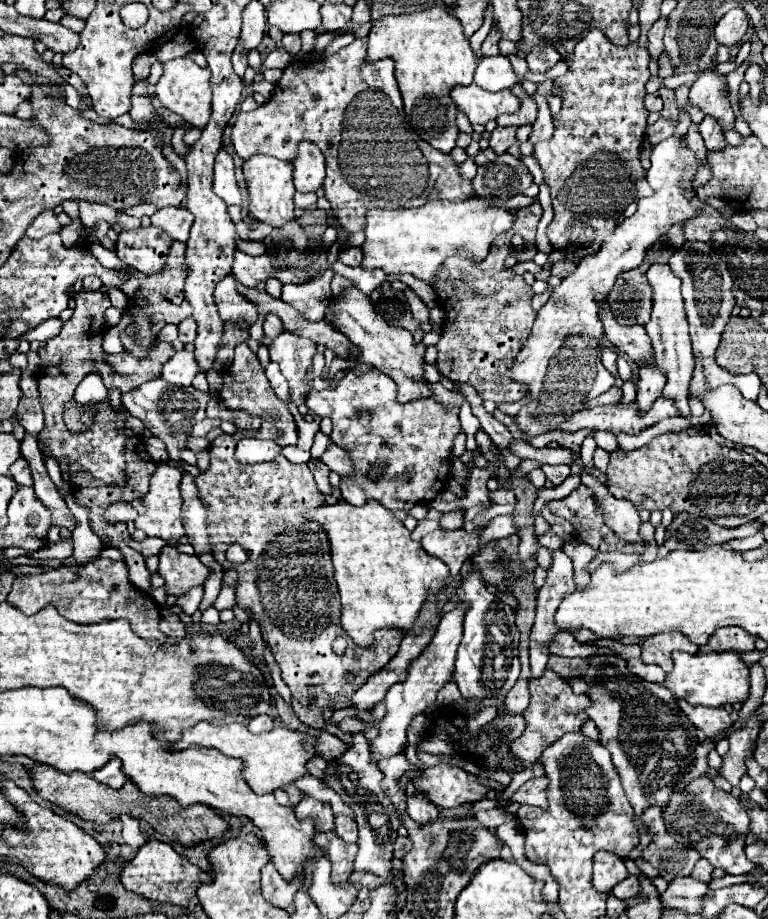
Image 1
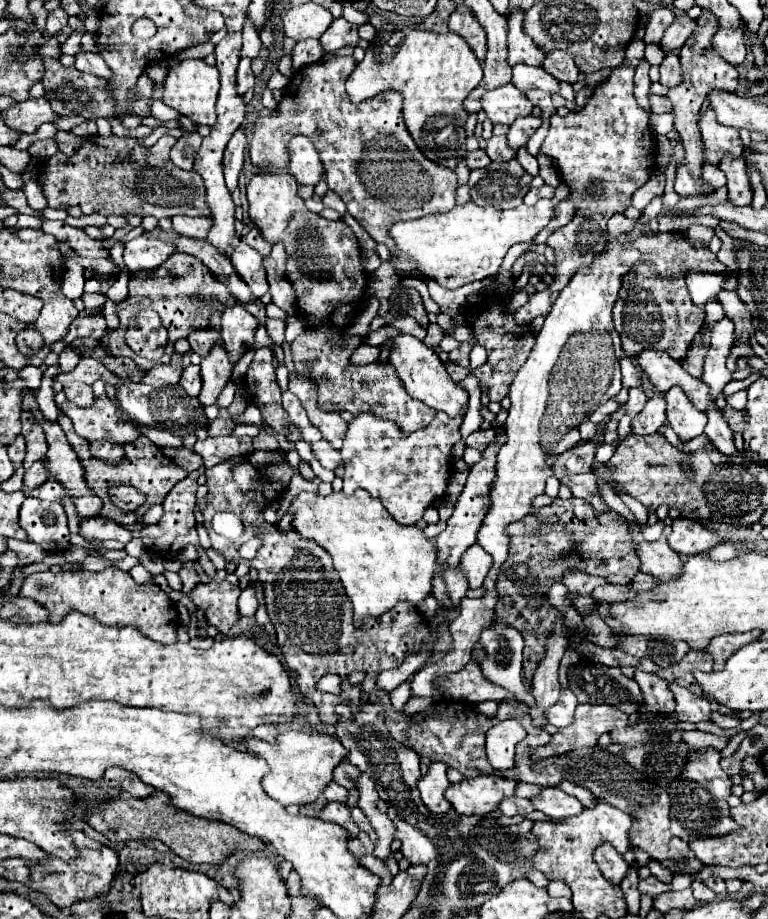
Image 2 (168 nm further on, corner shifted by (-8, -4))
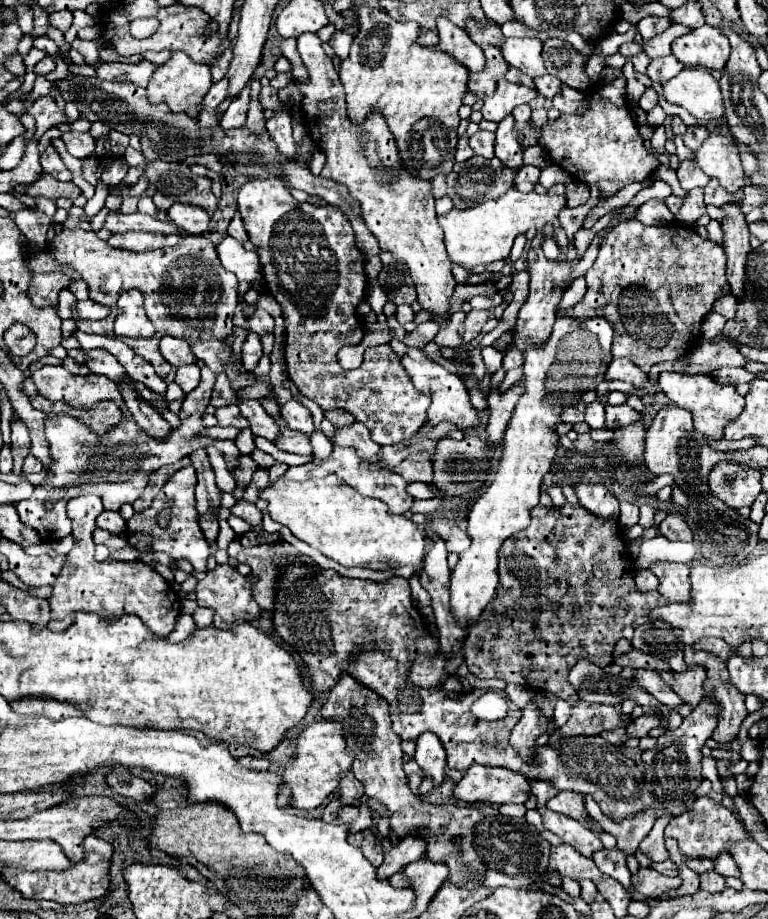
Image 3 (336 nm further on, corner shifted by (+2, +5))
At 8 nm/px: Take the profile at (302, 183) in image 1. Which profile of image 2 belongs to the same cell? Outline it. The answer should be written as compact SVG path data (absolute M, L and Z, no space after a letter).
M294 136L288 144L290 148L290 172L300 184L316 186L324 174L324 164L316 154L310 138Z

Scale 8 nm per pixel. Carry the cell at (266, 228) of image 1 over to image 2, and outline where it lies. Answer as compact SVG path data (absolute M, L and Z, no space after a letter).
M252 228L252 230L248 232L246 242L248 242L254 250L258 250L262 256L268 256L268 254L270 254L270 250L272 250L272 244L270 244L270 242L266 242L266 240L262 238L262 234L260 234L260 230L258 230L258 228Z

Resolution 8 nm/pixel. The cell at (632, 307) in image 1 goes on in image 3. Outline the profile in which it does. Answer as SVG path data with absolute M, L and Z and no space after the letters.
M636 219L632 221L624 221L620 225L616 225L602 241L600 251L598 251L598 259L594 261L594 265L590 267L590 271L586 273L586 283L588 283L588 293L586 297L576 303L572 307L574 317L592 317L592 311L598 309L602 317L606 317L606 321L610 321L614 325L614 345L612 345L612 355L614 357L626 357L632 363L636 363L638 367L652 367L664 361L676 361L680 357L686 355L686 351L700 339L700 327L702 327L702 319L706 317L706 313L712 311L712 305L718 297L728 295L730 293L730 285L726 281L726 255L724 249L716 243L710 243L708 239L702 239L694 229L690 227L668 227L668 225L660 225L660 227L646 227L642 223L638 223Z

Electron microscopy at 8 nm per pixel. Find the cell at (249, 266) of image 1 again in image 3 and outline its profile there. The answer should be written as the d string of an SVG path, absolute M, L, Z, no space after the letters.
M224 237L216 249L218 249L218 257L224 269L232 271L238 277L238 281L252 283L262 277L256 251L246 251L242 243L236 241L234 237Z

